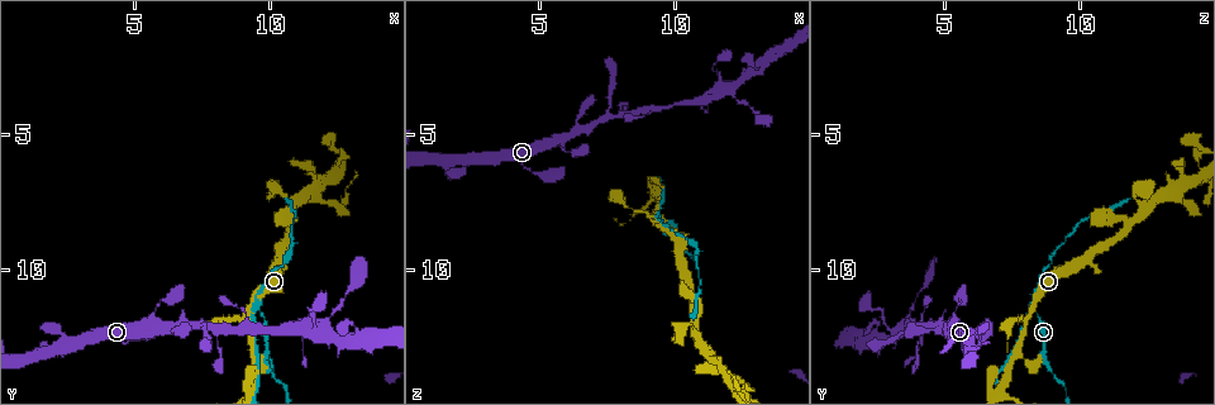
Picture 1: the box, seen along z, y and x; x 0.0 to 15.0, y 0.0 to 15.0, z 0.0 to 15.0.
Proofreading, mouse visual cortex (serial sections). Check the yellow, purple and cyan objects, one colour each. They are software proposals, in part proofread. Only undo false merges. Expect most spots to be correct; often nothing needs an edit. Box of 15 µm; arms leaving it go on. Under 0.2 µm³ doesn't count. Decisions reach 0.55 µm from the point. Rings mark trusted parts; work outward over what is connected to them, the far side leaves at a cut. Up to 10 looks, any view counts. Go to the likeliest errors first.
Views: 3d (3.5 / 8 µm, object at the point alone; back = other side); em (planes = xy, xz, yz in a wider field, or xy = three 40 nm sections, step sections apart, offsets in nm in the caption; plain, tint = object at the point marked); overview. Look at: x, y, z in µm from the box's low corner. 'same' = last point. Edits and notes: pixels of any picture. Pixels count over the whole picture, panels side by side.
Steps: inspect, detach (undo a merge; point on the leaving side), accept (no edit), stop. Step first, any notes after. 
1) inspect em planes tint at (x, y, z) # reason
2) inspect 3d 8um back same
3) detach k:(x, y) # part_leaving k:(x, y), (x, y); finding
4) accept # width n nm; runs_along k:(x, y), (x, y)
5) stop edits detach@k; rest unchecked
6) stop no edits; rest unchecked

inspect 3d 3.5um at (9.4, 11.5, 8.1) # sharp bend

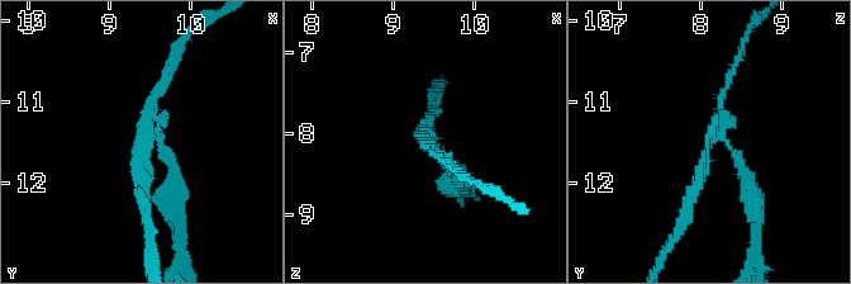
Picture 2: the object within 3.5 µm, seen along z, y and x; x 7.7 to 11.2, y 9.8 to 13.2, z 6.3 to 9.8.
inspect em xy step 5 tint at (9.50, 11.50, 8.15)

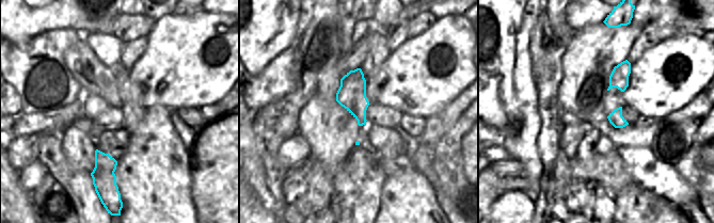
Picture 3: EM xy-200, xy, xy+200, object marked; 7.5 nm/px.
detach 2:(141, 171) # part_leaving 2:(152, 133), (148, 103), (182, 36); a second cell is stuck on

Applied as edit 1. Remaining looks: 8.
inspect 3d 3.5um back at (9.3, 14.2, 7.0) # a fork

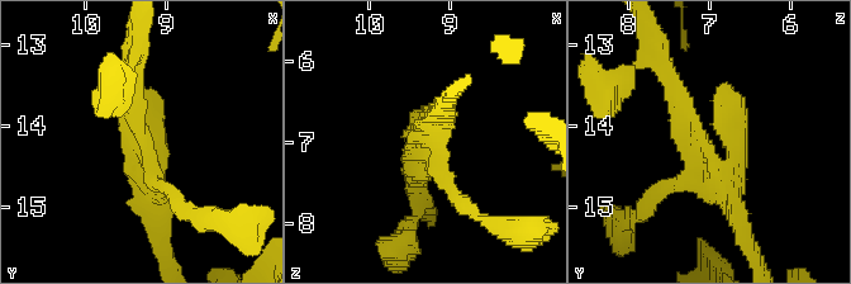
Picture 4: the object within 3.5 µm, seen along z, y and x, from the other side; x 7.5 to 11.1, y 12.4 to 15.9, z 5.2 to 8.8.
inspect em xy step 1 tint at (9.35, 14.25, 7.10)

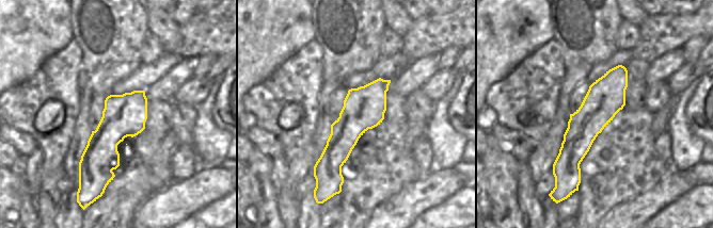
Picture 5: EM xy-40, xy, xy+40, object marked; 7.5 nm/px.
accept # runs_along 5:(621, 68), (583, 127), (569, 182); continuous, no second cell

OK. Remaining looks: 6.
inspect 3d 3.5um at (12.0, 12.3, 3.3) # three-way junction

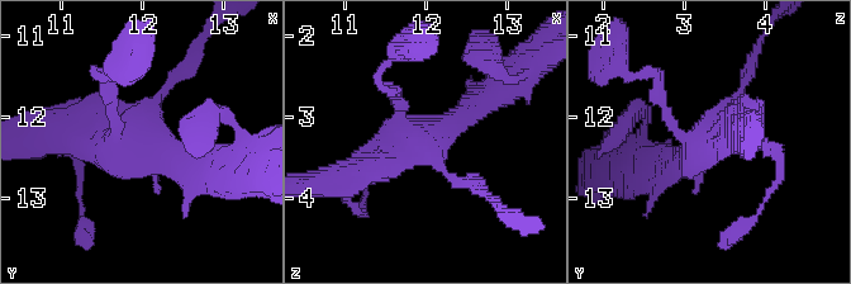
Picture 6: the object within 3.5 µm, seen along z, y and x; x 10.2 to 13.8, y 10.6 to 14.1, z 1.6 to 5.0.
inspect em xy step 3 plain at (11.90, 12.30, 3.25) # now the EM

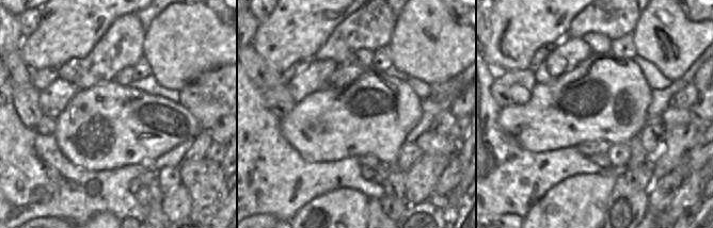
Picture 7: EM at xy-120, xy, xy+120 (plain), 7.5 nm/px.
inspect em xy step 3 tint same

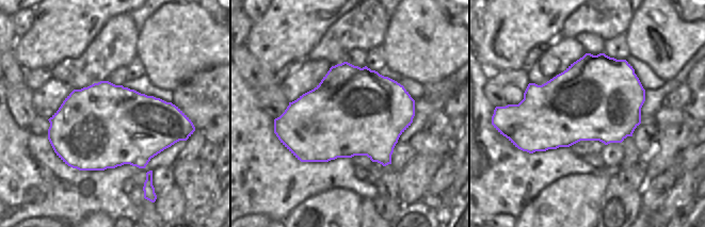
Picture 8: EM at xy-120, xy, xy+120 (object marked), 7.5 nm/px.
accept # runs_along 6:(341, 178), (485, 99); one cell here

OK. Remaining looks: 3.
inspect 3d 3.5um at (10.8, 8.2, 11.9) # abrupt turn

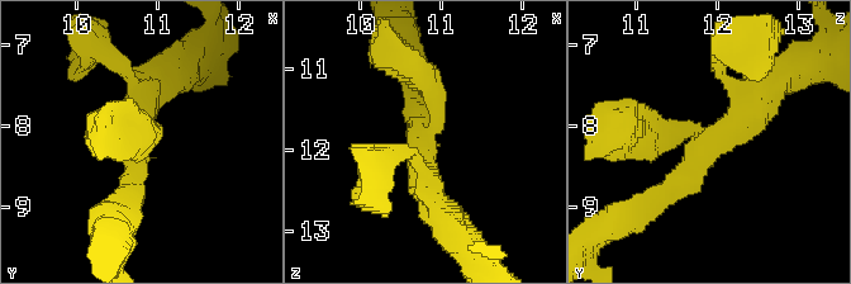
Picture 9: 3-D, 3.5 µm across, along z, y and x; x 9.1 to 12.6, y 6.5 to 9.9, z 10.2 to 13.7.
inspect em xy step 2 tint at (10.75, 8.25, 11.90) # arms 3; arm_widths 250, 300, 400 nm; now the EM

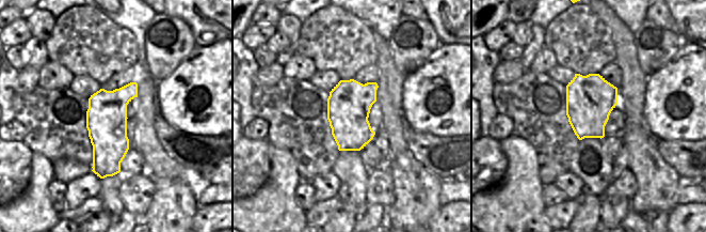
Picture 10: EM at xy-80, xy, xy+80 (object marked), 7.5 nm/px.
accept # all the same cell

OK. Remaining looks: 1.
stop edits detach@2; rest unchecked

